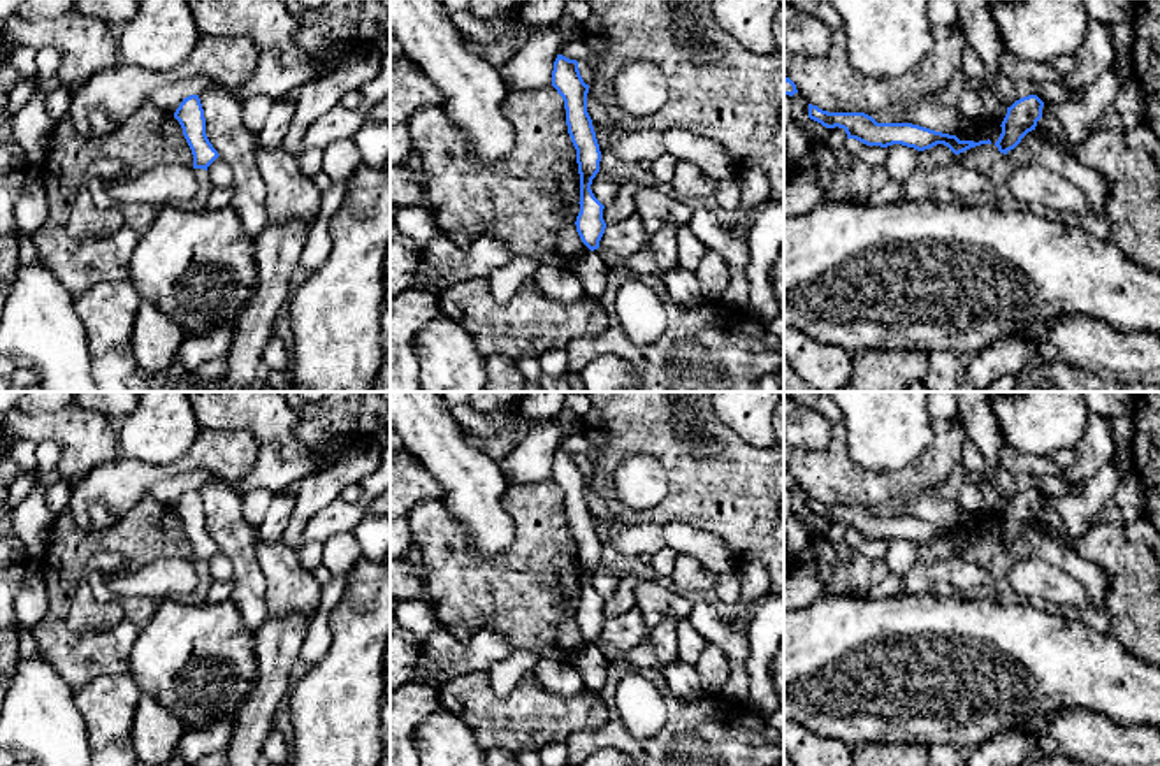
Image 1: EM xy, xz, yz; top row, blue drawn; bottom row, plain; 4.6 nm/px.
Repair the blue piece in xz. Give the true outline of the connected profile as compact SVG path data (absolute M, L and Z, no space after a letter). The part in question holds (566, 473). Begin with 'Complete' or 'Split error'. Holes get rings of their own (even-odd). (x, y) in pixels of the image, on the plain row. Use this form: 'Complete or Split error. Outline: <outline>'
Complete. Outline: M557 448L552 464L552 480L564 494L566 518L571 536L576 543L580 567L580 606L576 610L576 625L582 636L591 643L599 641L606 617L603 613L605 599L594 590L591 578L599 566L601 545L587 506L589 478L584 476L578 455Z

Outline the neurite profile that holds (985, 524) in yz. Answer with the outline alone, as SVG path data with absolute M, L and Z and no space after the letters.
M979 513L977 520L970 527L965 527L965 529L958 527L956 531L960 534L974 534L974 536L990 532L991 538L995 538L1000 527L1002 527L1002 520L998 517Z

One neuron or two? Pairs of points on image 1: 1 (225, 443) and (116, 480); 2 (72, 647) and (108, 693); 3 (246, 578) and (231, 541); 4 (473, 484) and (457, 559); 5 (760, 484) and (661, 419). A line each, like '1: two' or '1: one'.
1: one
2: two
3: one
4: two
5: one

